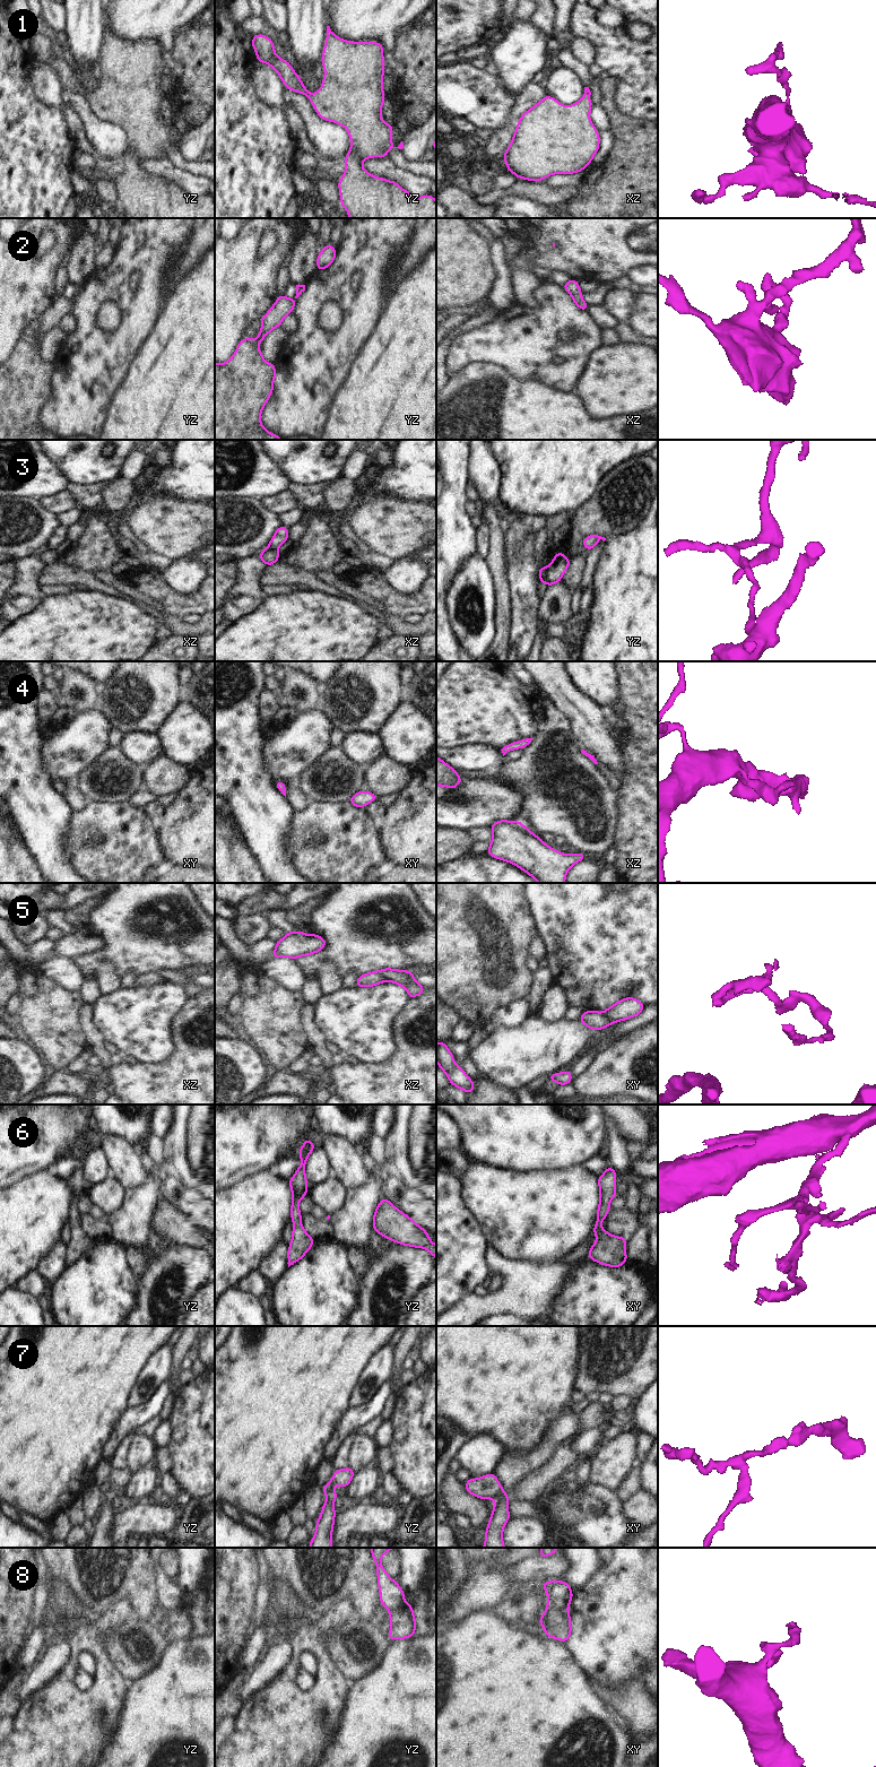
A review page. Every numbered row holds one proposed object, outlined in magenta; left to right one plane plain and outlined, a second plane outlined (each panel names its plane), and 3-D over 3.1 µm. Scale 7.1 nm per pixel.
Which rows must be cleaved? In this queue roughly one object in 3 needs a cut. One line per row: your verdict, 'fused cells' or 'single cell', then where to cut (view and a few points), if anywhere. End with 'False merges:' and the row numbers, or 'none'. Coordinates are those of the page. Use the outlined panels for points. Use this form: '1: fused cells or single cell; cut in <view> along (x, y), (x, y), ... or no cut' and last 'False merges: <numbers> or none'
1: single cell; no cut
2: single cell; no cut
3: fused cells; cut in yz along (547, 568), (544, 582)
4: single cell; no cut
5: fused cells; cut in xz along (376, 971), (388, 980)
6: single cell; no cut
7: fused cells; cut in xy along (502, 1489), (495, 1499)
8: fused cells; cut in xy along (547, 1604), (554, 1608), (566, 1609)
False merges: 3, 5, 7, 8

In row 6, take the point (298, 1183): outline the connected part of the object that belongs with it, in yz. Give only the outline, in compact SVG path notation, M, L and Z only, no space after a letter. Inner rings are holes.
M307 1137L297 1153L297 1155L302 1159L302 1163L296 1169L294 1176L288 1180L292 1189L292 1206L289 1213L293 1221L293 1237L287 1251L288 1267L302 1259L314 1245L314 1239L302 1227L302 1222L300 1221L302 1219L302 1213L298 1207L301 1199L305 1197L309 1189L305 1176L305 1164L307 1163L307 1158L314 1149L314 1143L310 1140L310 1137Z

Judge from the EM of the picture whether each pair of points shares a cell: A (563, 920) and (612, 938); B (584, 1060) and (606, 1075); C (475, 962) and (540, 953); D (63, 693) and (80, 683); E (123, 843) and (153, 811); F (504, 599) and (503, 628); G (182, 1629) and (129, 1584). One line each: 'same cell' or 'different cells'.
A: same cell
B: different cells
C: different cells
D: same cell
E: different cells
F: same cell
G: different cells

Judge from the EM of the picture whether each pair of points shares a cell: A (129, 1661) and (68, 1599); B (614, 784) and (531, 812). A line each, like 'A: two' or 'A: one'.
A: one
B: two

